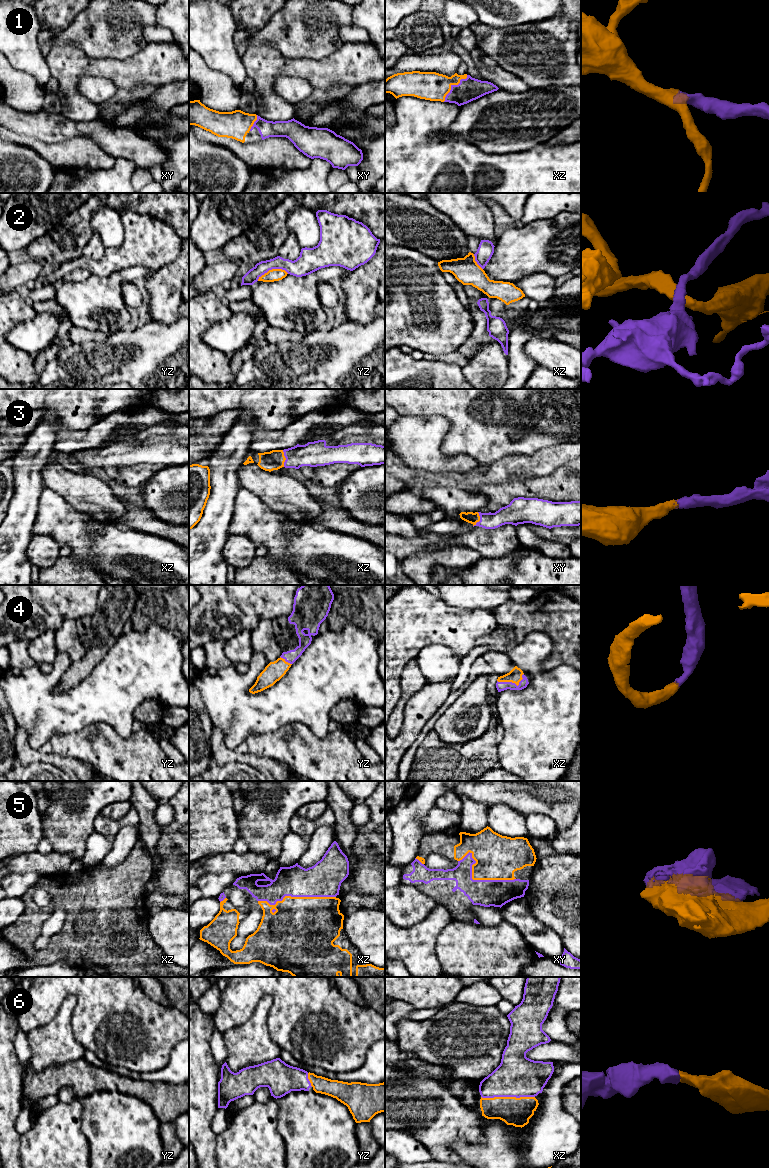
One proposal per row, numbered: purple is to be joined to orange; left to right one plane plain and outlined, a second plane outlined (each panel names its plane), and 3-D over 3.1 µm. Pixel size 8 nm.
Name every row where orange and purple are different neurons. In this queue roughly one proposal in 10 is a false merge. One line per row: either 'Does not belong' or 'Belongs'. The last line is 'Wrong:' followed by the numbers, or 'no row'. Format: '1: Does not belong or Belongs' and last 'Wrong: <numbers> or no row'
1: Belongs
2: Does not belong
3: Belongs
4: Belongs
5: Belongs
6: Belongs
Wrong: 2

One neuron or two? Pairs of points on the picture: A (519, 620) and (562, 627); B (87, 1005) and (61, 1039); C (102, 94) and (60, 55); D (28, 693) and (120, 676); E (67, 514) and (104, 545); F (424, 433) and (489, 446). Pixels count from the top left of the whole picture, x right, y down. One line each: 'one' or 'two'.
A: one
B: two
C: two
D: one
E: one
F: two

